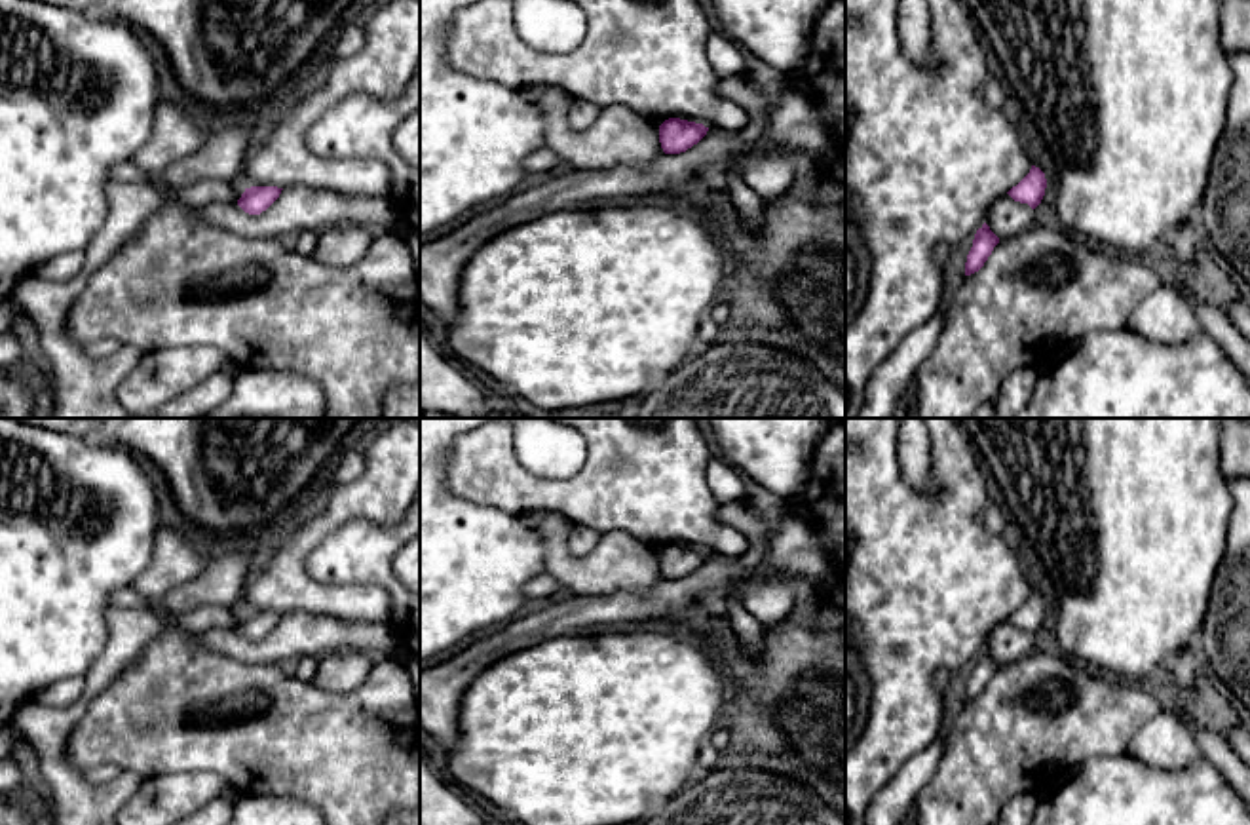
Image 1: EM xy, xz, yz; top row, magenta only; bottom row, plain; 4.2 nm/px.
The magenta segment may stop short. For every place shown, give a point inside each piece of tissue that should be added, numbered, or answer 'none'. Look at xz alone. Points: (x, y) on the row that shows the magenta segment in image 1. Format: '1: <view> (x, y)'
none

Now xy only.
none

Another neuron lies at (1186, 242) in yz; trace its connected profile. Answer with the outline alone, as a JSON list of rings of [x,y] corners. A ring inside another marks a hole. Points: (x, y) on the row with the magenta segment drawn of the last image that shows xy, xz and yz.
[[[1185,222],[1174,230],[1172,253],[1182,262],[1184,272],[1191,272],[1199,262],[1201,251],[1204,249],[1199,224]]]

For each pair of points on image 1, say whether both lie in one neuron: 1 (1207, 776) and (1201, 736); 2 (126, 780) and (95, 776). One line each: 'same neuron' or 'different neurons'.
1: different neurons
2: different neurons

